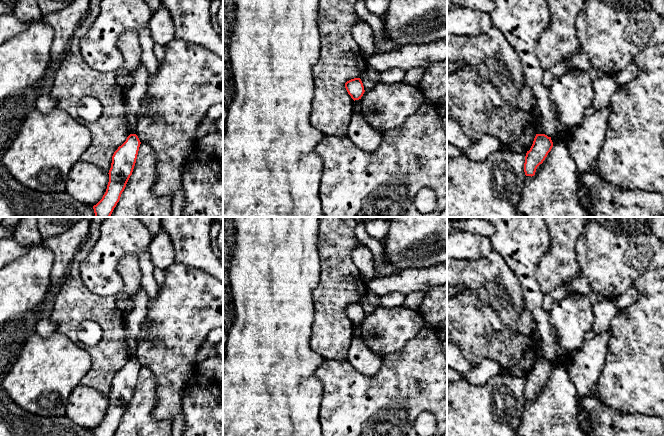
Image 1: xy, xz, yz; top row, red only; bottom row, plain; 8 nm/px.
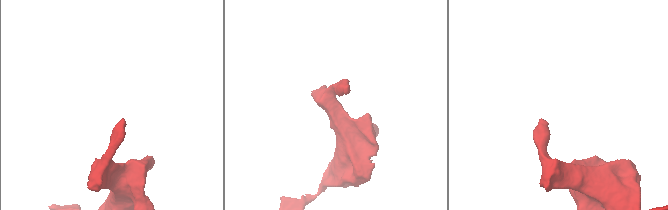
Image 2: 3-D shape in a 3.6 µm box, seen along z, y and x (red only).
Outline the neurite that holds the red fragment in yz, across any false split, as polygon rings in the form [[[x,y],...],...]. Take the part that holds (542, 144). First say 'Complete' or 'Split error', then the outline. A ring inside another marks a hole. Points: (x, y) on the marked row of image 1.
Complete. [[[536,134],[533,144],[525,156],[524,172],[526,176],[535,175],[537,167],[543,163],[552,147],[551,137],[545,134]]]

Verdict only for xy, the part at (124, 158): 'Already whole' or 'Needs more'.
Already whole

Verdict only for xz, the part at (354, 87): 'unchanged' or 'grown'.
unchanged

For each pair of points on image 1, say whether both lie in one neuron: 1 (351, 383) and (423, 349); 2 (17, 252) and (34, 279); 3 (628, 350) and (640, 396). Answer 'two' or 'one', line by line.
1: one
2: two
3: one

